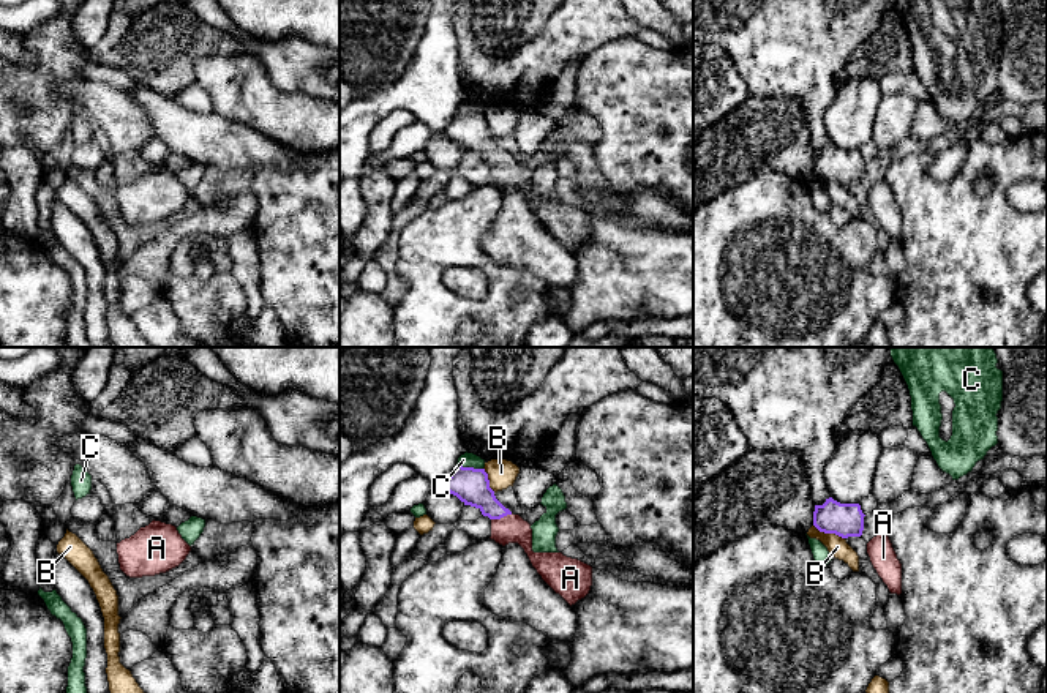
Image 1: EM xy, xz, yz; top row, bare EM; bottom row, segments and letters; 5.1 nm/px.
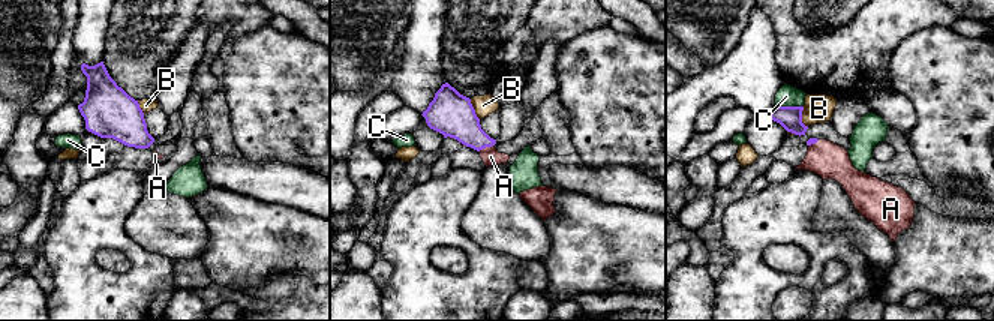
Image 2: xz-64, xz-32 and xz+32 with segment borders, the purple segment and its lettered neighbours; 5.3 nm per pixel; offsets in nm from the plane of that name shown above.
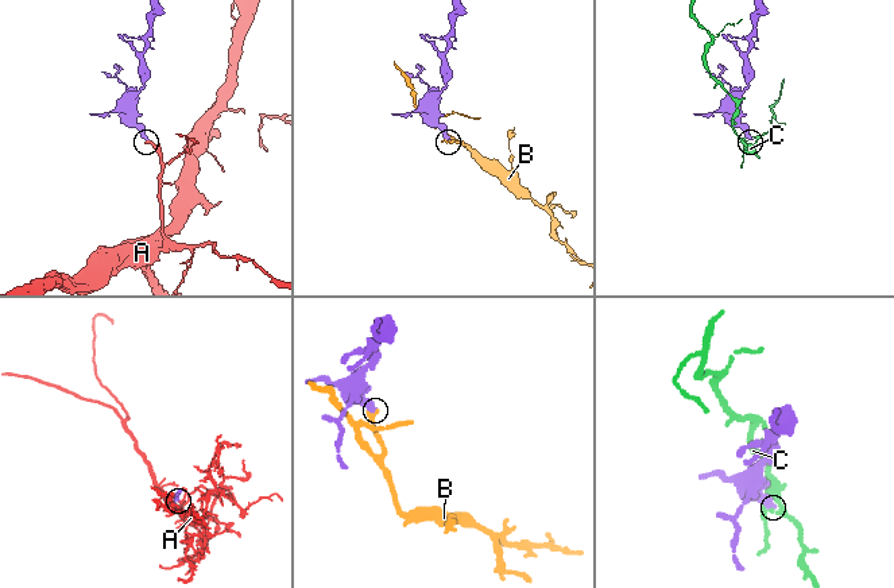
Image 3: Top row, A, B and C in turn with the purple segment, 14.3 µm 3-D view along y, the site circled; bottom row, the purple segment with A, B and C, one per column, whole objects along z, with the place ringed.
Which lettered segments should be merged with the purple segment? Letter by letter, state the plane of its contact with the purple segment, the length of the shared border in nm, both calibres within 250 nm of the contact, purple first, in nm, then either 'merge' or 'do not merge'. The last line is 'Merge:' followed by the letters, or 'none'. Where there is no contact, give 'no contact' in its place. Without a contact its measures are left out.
A: xz | 120 nm | 180/140 nm | merge
B: yz | 180 nm | 180/110 nm | do not merge
C: xz | 140 nm | 180/80 nm | do not merge
Merge: A

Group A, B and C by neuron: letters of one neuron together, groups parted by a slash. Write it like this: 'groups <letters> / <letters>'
groups A / B / C

